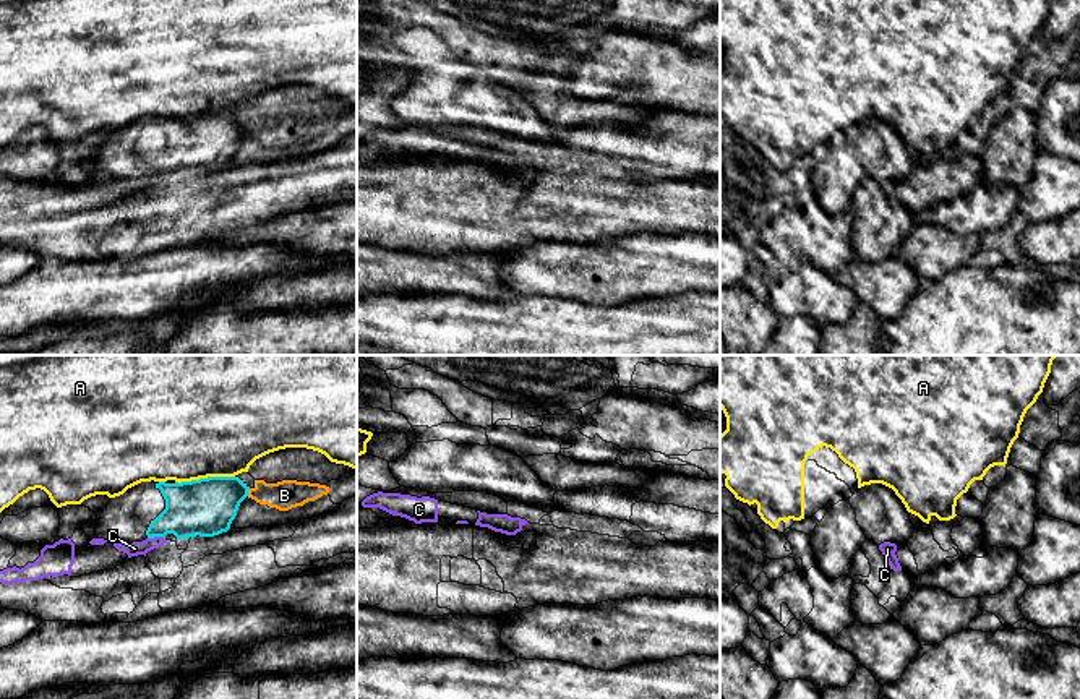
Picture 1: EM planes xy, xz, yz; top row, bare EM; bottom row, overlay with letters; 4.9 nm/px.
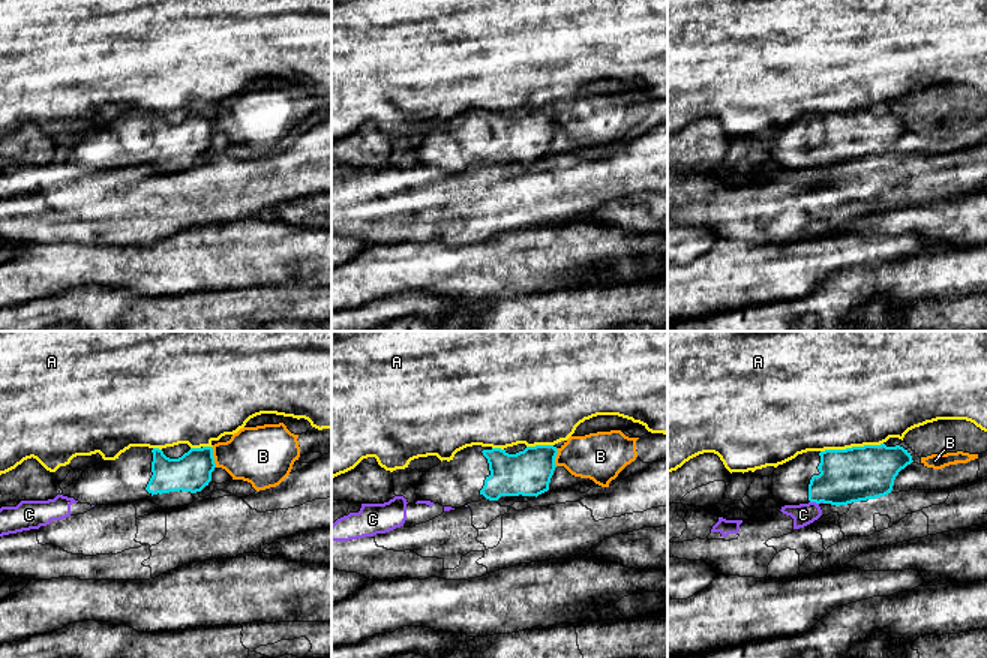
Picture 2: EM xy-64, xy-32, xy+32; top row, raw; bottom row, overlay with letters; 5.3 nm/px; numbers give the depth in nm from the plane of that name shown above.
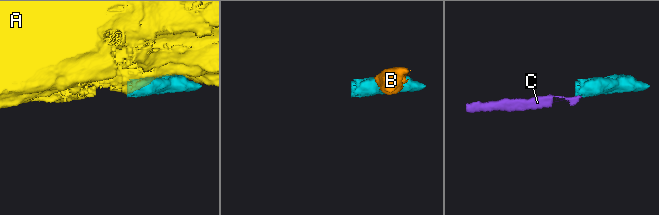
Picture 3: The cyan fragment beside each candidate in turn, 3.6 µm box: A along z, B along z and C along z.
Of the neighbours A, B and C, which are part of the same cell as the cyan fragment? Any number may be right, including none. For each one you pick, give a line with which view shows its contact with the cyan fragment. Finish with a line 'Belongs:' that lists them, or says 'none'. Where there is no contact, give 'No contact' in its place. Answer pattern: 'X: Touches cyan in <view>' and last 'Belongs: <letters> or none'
Belongs: none

